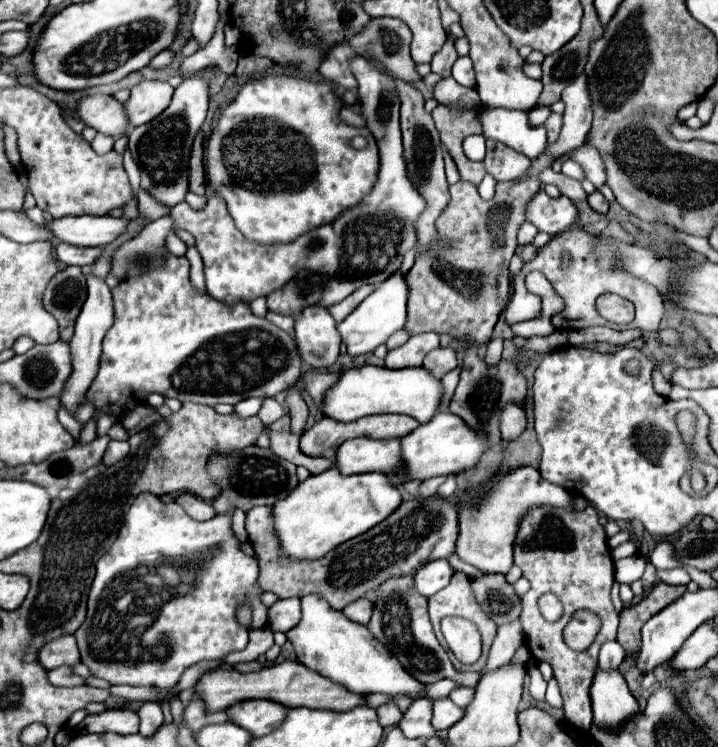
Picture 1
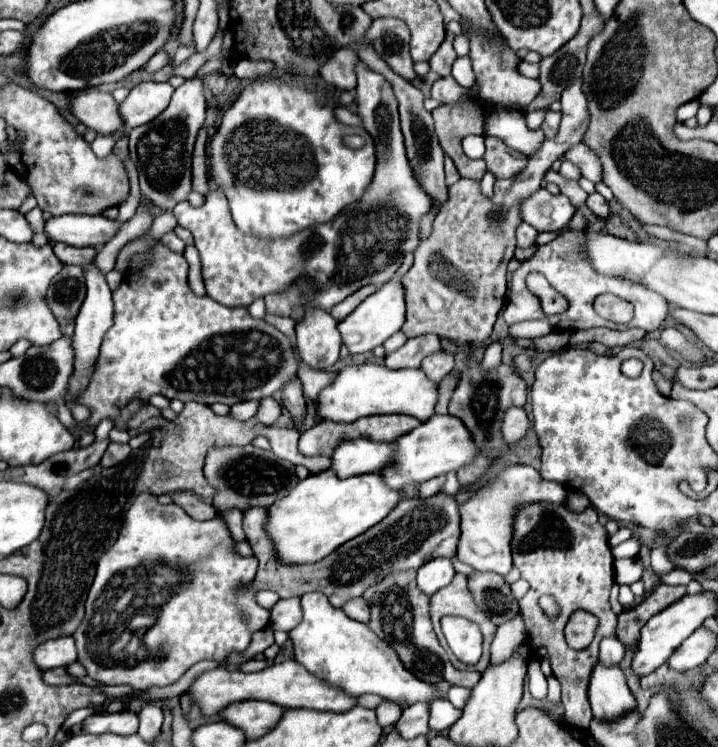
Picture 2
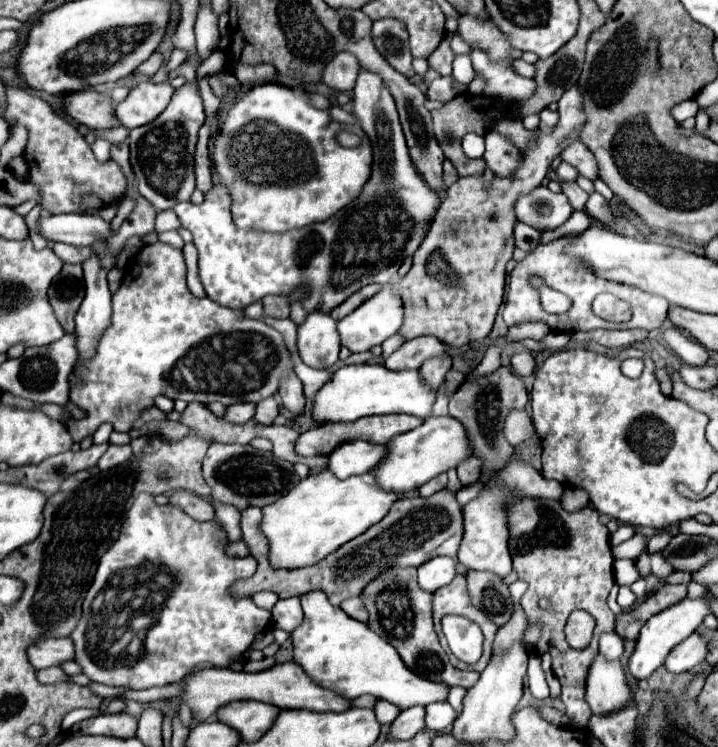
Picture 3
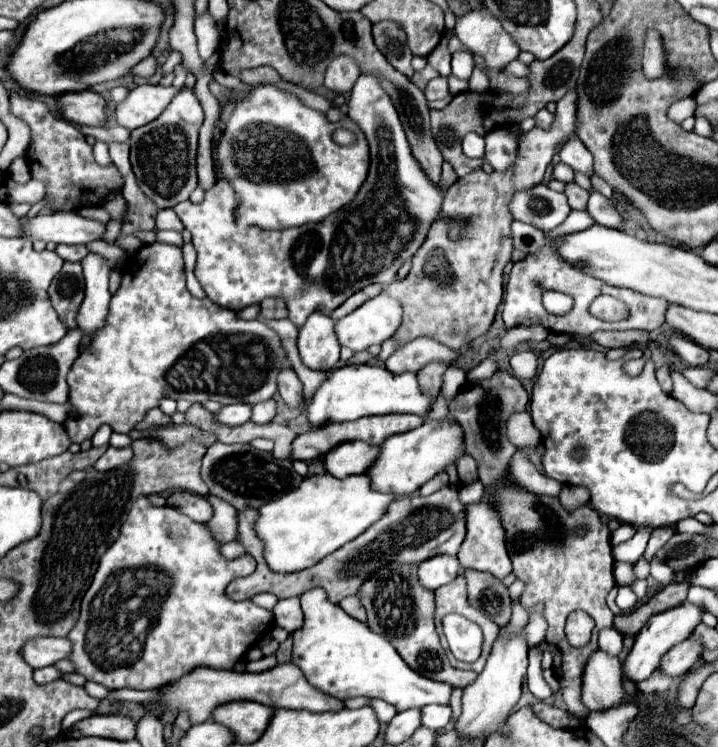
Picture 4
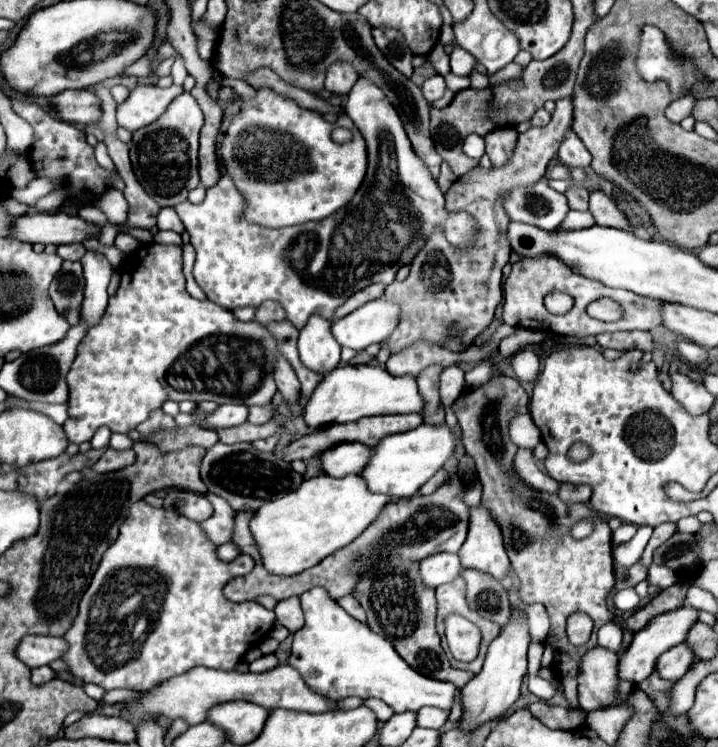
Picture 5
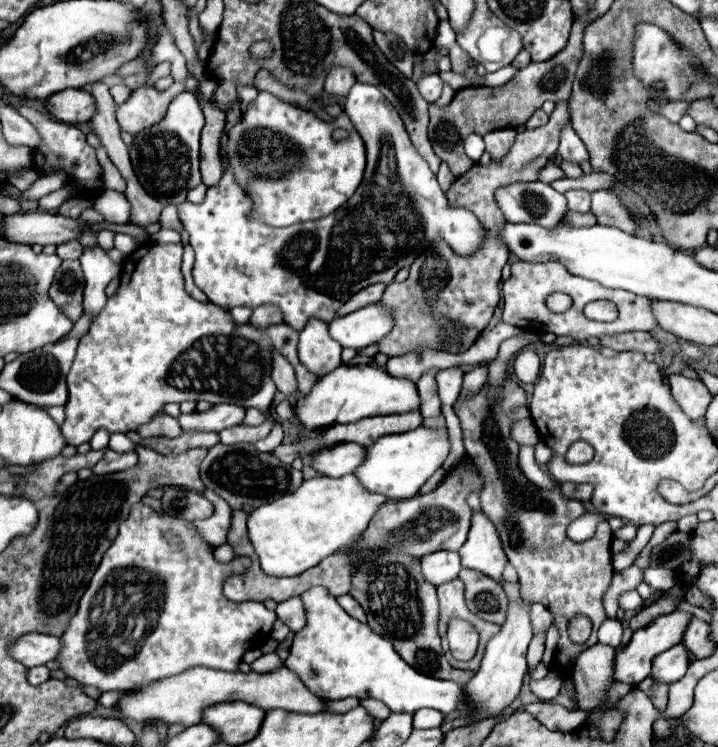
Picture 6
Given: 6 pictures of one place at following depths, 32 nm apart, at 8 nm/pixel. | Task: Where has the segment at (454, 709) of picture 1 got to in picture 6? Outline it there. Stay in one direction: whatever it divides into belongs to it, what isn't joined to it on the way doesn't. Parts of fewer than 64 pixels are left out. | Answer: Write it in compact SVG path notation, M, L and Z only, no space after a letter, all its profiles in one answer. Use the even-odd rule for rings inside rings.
M420 708L414 712L414 728L416 730L426 730L426 728L438 728L442 726L442 720L444 720L444 714L438 712L438 710L432 710L432 708Z

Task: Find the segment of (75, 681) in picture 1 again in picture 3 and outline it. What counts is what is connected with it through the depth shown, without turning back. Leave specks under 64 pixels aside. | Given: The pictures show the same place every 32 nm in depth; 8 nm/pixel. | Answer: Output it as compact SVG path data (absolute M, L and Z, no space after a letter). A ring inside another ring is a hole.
M52 666L52 668L46 668L46 670L38 670L36 678L40 678L44 684L54 684L54 682L66 680L66 674L58 666Z

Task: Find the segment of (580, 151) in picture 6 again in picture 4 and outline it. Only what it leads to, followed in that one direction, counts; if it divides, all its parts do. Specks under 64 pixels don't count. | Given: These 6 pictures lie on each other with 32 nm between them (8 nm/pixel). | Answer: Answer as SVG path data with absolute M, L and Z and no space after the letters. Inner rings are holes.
M572 136L558 152L560 160L568 166L572 166L574 170L580 170L584 174L592 174L592 154L588 152L588 148L582 144L580 138Z

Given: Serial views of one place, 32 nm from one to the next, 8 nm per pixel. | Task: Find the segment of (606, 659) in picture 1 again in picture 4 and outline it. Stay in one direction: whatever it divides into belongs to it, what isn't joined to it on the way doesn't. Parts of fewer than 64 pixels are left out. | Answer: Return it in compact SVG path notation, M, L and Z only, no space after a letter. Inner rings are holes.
M614 626L604 628L604 630L600 630L598 644L600 644L600 650L604 650L612 656L618 656L622 652L622 634Z

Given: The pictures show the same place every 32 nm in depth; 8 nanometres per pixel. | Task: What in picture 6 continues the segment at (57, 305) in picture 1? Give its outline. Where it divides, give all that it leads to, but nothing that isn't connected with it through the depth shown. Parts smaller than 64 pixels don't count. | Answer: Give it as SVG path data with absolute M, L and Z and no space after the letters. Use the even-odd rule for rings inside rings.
M64 260L50 286L50 298L72 322L76 322L82 316L82 288L84 276L80 262Z

